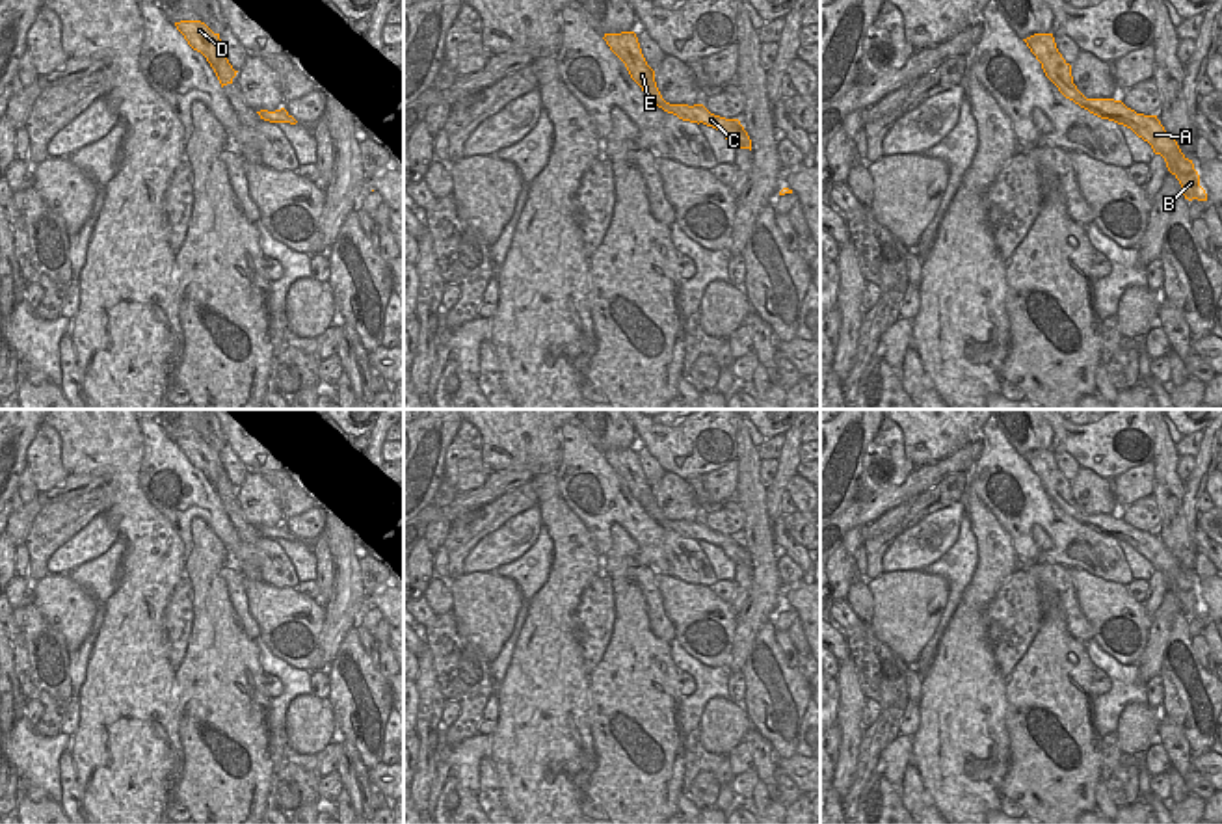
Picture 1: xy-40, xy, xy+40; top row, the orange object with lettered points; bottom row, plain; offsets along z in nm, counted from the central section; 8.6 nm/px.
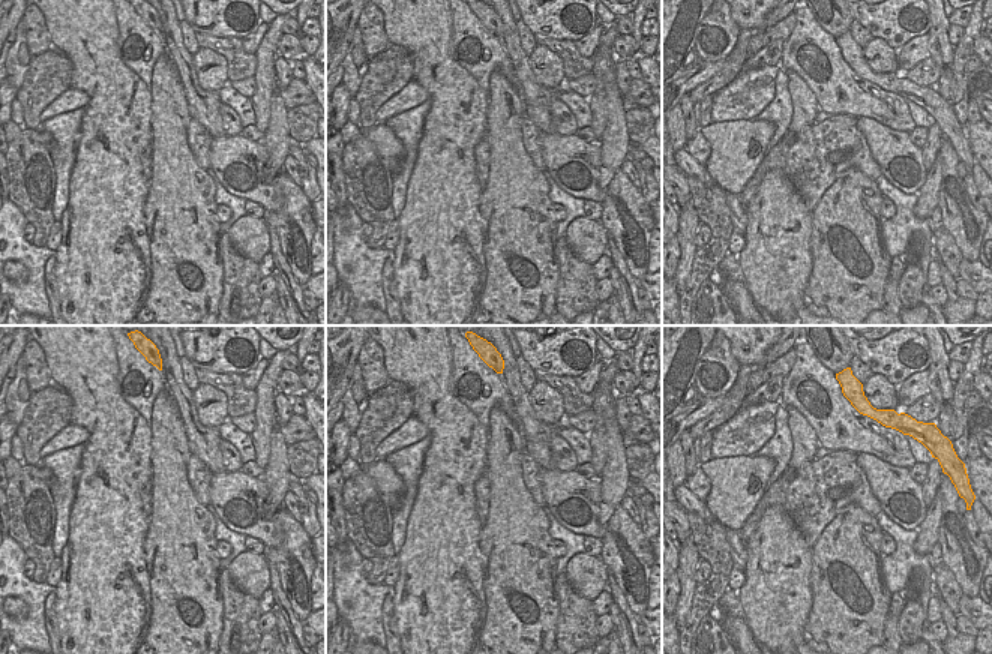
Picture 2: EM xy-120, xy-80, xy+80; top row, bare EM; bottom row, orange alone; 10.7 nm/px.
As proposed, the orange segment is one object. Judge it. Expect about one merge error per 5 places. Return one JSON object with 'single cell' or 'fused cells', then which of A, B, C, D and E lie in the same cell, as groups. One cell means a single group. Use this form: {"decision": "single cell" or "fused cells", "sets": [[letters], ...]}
{"decision": "single cell", "sets": [["A", "B", "C", "D", "E"]]}

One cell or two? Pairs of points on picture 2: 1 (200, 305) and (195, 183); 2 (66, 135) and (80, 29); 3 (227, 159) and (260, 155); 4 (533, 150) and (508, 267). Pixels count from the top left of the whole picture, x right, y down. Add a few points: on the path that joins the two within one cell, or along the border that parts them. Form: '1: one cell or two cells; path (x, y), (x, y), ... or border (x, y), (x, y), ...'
1: one cell; path (204, 275), (198, 266), (197, 213)
2: two cells; border (86, 107), (75, 152)
3: one cell; path (234, 159), (242, 159), (252, 153)
4: two cells; border (520, 126), (523, 147), (541, 171)

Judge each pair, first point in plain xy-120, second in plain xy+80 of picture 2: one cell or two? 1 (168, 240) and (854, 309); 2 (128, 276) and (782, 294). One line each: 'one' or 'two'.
1: one
2: one

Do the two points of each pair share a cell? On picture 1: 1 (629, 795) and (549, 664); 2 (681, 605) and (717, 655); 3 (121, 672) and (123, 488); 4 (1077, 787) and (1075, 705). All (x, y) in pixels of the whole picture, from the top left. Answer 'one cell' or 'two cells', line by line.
1: two cells
2: one cell
3: one cell
4: one cell

